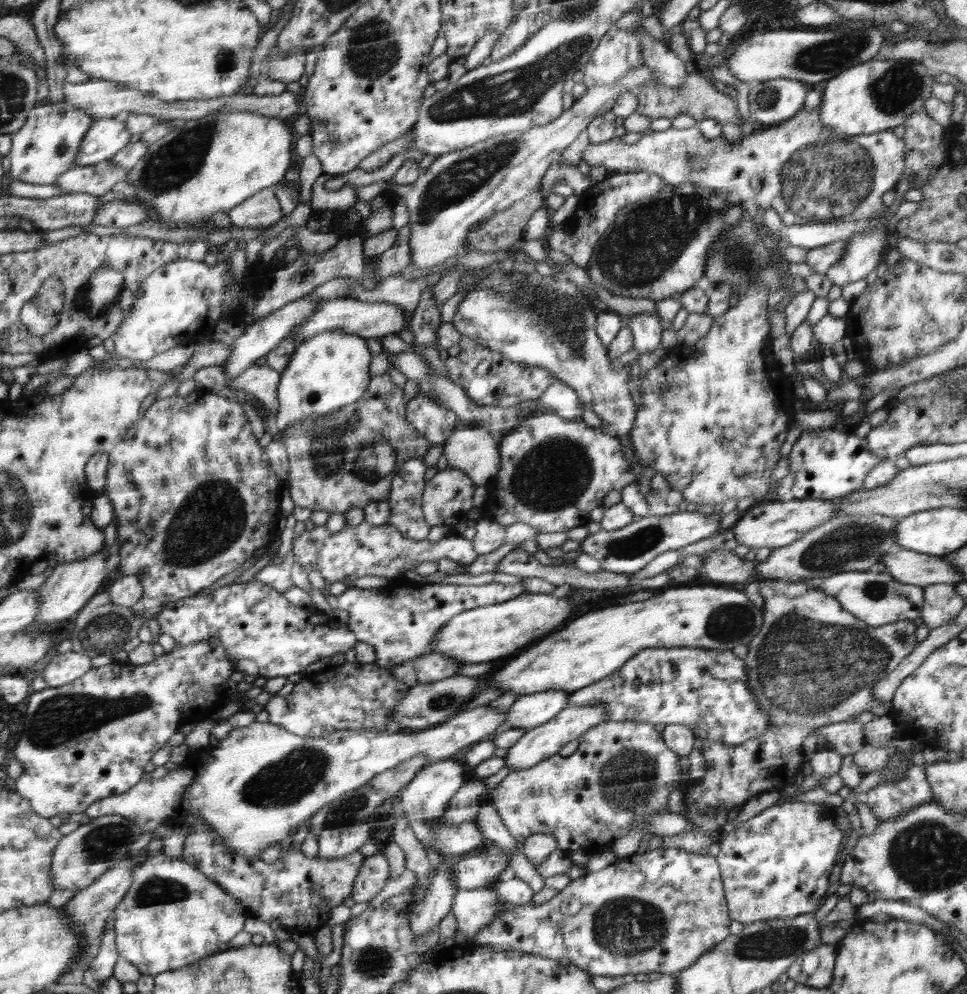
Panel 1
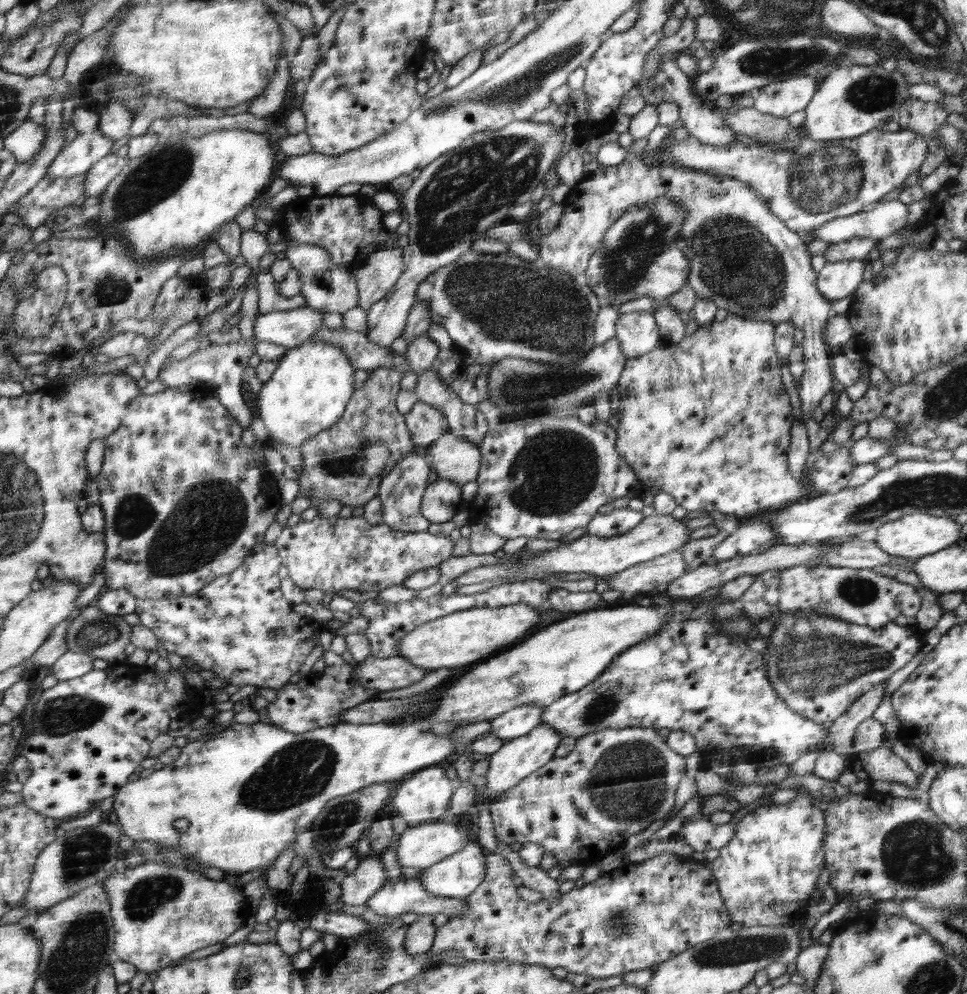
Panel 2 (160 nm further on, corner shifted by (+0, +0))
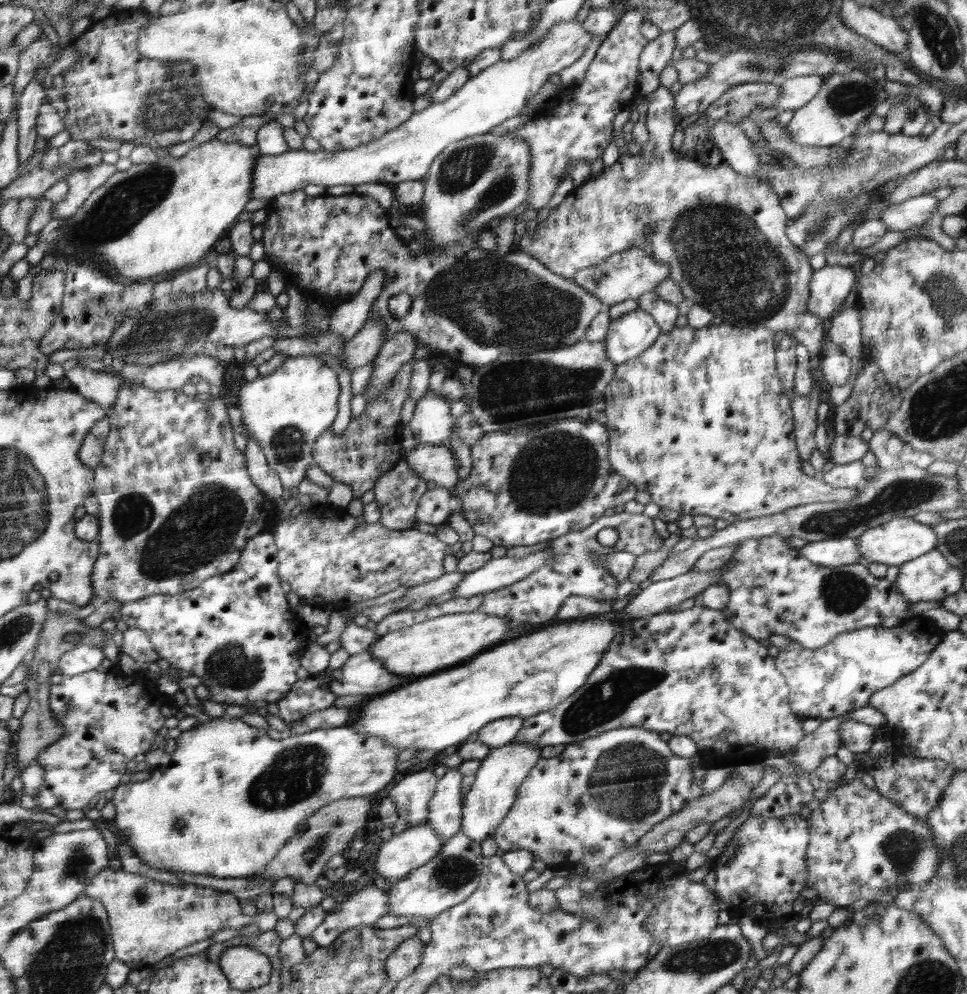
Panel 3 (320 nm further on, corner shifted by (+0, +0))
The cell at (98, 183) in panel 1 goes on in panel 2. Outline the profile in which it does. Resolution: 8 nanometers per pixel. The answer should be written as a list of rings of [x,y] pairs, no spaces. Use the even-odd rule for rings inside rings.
[[[85,172],[70,178],[42,177],[25,197],[17,200],[17,215],[22,223],[37,229],[56,209],[69,206],[81,194],[85,185]]]

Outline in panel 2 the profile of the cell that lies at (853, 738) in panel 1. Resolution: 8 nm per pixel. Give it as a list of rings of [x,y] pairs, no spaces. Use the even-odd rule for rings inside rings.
[[[698,605],[689,613],[674,613],[657,635],[641,640],[616,656],[606,670],[588,686],[546,707],[541,714],[541,722],[564,737],[577,739],[605,728],[683,730],[697,741],[698,751],[730,751],[738,747],[763,749],[772,746],[780,754],[782,763],[792,764],[808,754],[808,750],[827,735],[827,729],[800,716],[782,702],[767,679],[765,652],[753,650],[746,641],[740,637],[730,638],[726,633],[715,629],[711,610],[706,605]]]

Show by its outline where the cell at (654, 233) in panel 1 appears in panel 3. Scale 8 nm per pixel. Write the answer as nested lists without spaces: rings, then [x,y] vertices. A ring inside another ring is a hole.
[[[631,246],[624,252],[616,252],[594,267],[583,268],[573,276],[572,280],[585,288],[592,296],[598,297],[608,308],[628,298],[637,299],[647,292],[655,292],[655,288],[669,277],[667,262],[658,262],[657,258],[648,256],[641,248]]]

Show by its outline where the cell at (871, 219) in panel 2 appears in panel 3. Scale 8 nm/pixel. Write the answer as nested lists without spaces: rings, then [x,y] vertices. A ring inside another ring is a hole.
[[[924,193],[883,210],[879,218],[882,224],[886,224],[888,231],[906,232],[926,223],[937,211],[939,201],[936,196]]]

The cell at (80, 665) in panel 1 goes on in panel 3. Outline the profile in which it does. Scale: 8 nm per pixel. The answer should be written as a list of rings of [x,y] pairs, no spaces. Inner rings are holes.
[[[80,644],[65,652],[59,660],[63,676],[76,676],[96,670],[104,660],[104,649],[98,645]]]

